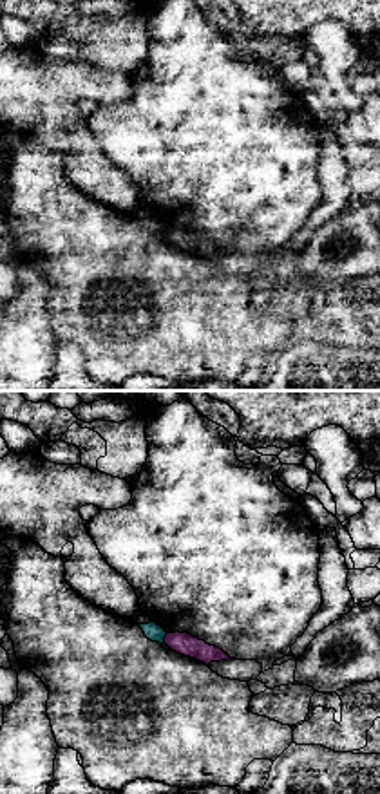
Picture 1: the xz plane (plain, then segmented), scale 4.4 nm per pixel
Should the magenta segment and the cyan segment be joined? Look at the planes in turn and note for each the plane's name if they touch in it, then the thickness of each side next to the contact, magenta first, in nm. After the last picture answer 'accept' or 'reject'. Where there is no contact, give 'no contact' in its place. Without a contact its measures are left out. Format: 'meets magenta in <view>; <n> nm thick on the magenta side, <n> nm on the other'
meets magenta in xz; 100 nm thick on the magenta side, 80 nm on the other

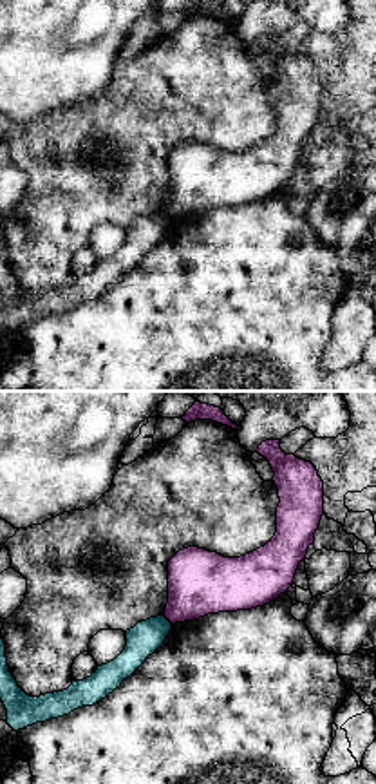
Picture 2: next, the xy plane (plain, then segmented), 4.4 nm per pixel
meets magenta in xy; 280 nm thick on the magenta side, 150 nm on the other

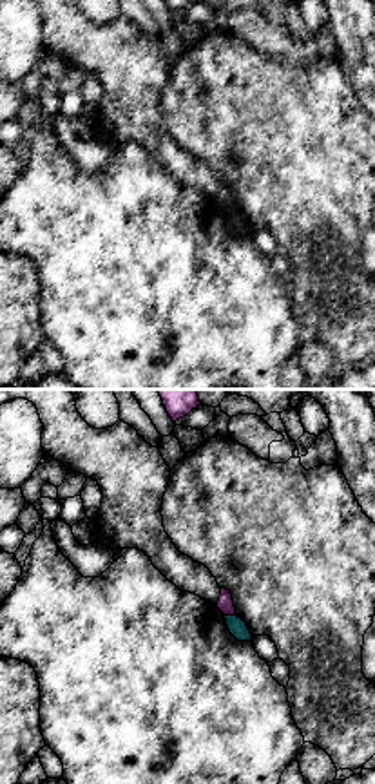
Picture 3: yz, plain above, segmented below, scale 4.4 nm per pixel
meets magenta in yz; 70 nm thick on the magenta side, 80 nm on the other

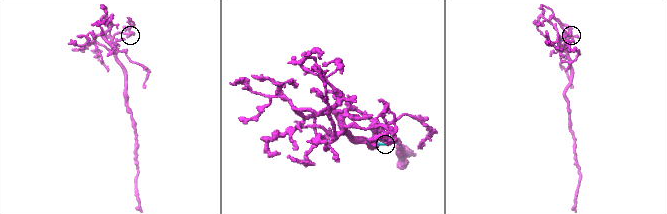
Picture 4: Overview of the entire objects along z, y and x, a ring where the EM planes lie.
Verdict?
reject

